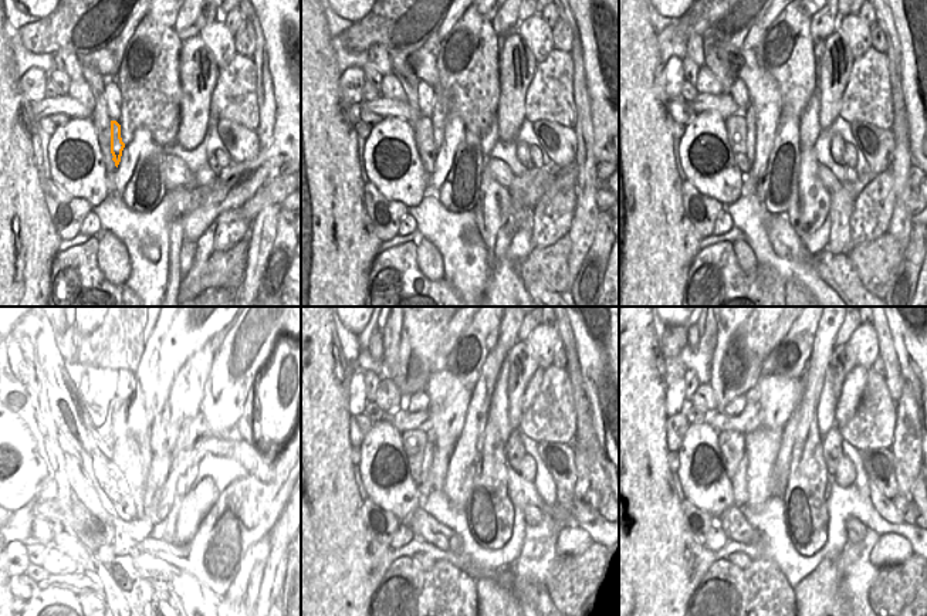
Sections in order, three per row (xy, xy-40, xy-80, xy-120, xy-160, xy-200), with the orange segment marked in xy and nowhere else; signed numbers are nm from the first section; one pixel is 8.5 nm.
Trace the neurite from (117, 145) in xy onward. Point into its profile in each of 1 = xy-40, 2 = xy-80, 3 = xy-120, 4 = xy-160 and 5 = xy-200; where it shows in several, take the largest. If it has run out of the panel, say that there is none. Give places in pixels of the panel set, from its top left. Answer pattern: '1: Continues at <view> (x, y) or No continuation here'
1: Continues at xy-40 (422, 127)
2: Continues at xy-80 (736, 125)
3: Continues at xy-120 (98, 443)
4: Continues at xy-160 (413, 442)
5: Continues at xy-200 (731, 443)

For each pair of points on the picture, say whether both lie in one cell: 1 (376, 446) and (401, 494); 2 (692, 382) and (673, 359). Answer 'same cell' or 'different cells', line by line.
1: same cell
2: different cells

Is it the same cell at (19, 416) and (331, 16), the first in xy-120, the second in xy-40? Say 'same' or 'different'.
different

